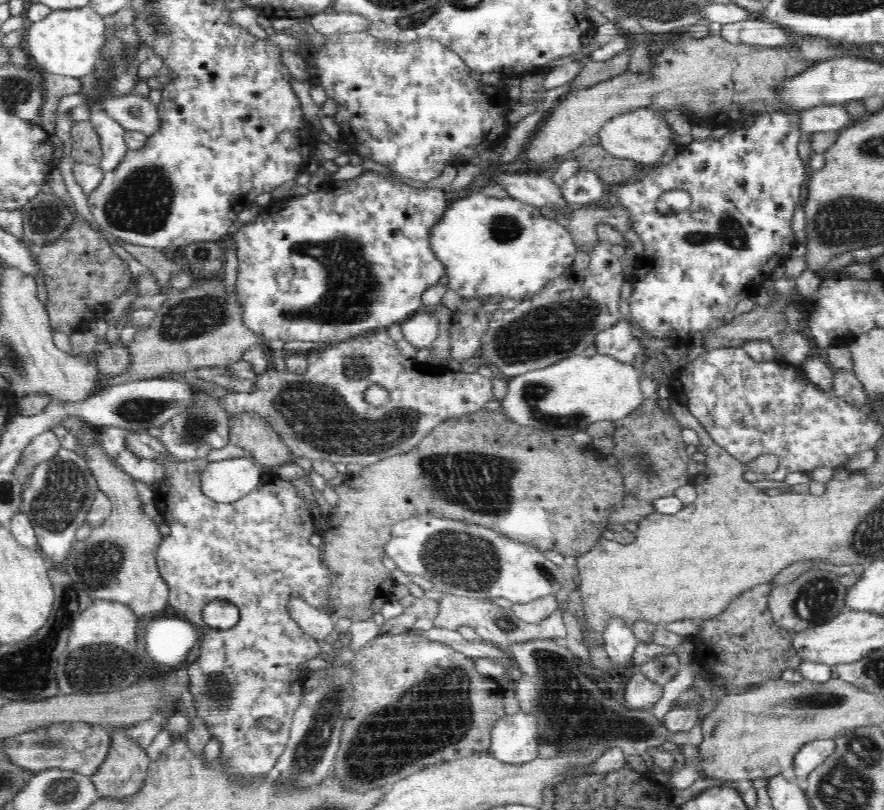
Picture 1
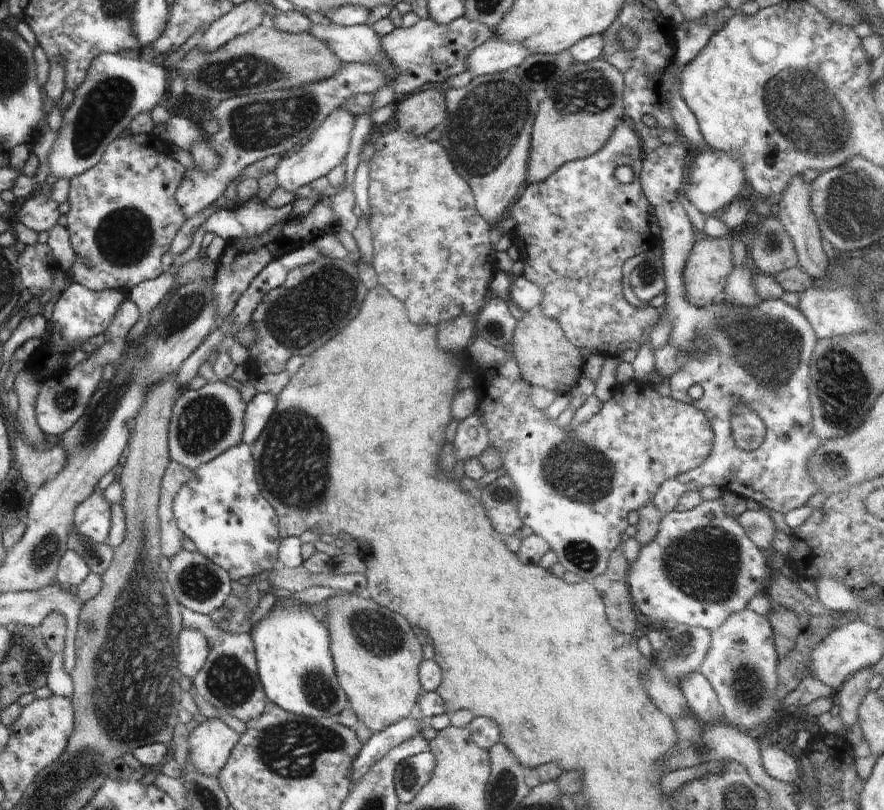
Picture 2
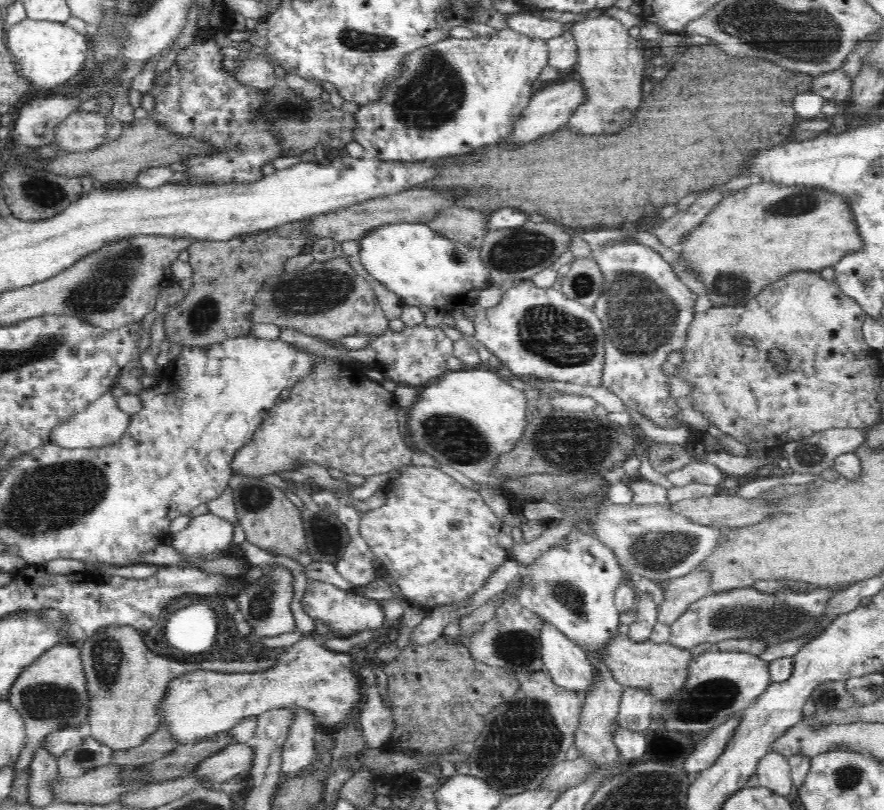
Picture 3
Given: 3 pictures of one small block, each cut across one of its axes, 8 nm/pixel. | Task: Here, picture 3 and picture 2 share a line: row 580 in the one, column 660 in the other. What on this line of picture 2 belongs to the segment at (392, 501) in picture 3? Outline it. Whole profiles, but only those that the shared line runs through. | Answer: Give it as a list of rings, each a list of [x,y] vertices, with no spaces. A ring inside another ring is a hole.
[[[483,369],[478,370],[475,374],[475,385],[472,387],[472,389],[475,389],[475,393],[477,394],[477,410],[476,413],[478,413],[484,420],[489,432],[489,439],[490,439],[490,446],[494,446],[498,448],[498,450],[501,450],[503,453],[503,467],[507,470],[506,474],[513,480],[512,485],[512,491],[515,492],[516,496],[518,496],[518,502],[519,506],[517,507],[517,511],[519,514],[519,517],[522,519],[523,524],[526,524],[528,528],[532,528],[534,533],[536,533],[538,536],[541,536],[550,546],[551,550],[553,550],[556,553],[556,556],[558,557],[558,562],[564,566],[564,568],[569,570],[570,572],[574,572],[574,574],[578,574],[580,578],[583,578],[584,581],[593,581],[597,576],[600,576],[606,569],[607,564],[609,561],[609,556],[611,555],[611,552],[615,549],[615,545],[618,542],[617,535],[622,534],[624,530],[627,527],[627,516],[628,512],[632,512],[632,510],[638,510],[641,509],[645,504],[648,504],[652,502],[654,494],[656,494],[656,491],[658,490],[658,487],[663,483],[666,482],[668,479],[674,479],[679,474],[694,470],[695,468],[698,468],[707,458],[710,454],[711,448],[713,447],[713,442],[715,439],[715,436],[713,435],[713,430],[711,427],[711,424],[709,423],[709,420],[704,416],[703,412],[700,412],[698,409],[695,408],[695,406],[692,406],[690,404],[687,404],[686,402],[681,403],[678,401],[675,401],[672,397],[664,397],[661,396],[658,392],[658,388],[656,384],[652,382],[648,382],[647,379],[632,379],[630,382],[627,382],[626,384],[616,384],[616,387],[613,390],[613,396],[610,398],[610,400],[602,403],[602,408],[596,413],[596,416],[593,416],[586,424],[580,425],[579,427],[572,427],[570,424],[565,429],[560,429],[556,427],[556,419],[553,421],[548,421],[546,419],[545,411],[547,410],[548,406],[544,409],[538,409],[534,407],[532,404],[530,404],[530,385],[526,381],[524,381],[522,378],[518,382],[511,382],[509,378],[506,378],[505,376],[502,376],[498,373],[498,369]]]

